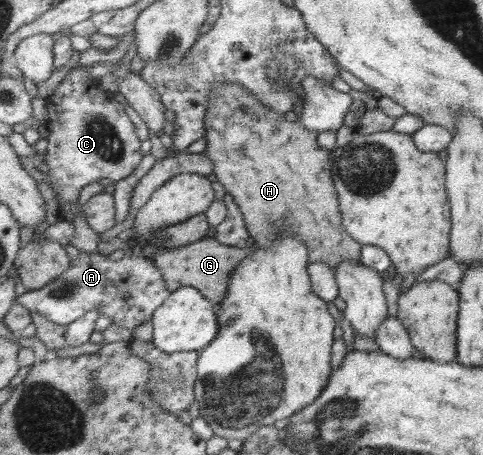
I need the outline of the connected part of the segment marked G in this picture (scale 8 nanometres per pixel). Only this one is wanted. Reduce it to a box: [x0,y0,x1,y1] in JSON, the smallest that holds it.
[151,237,257,305]

